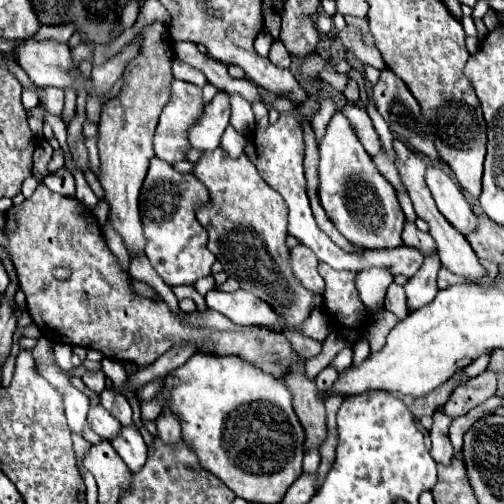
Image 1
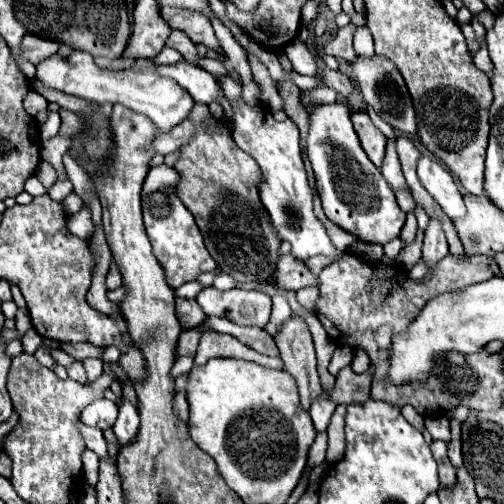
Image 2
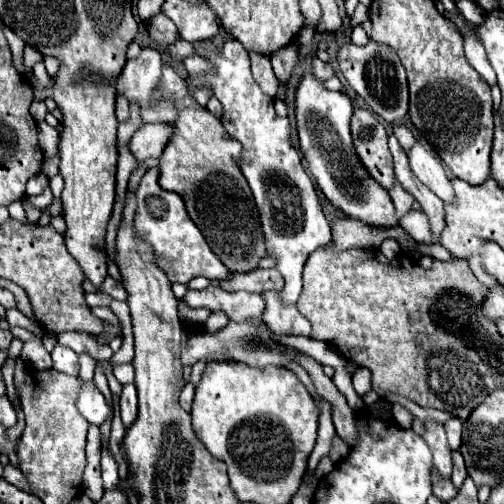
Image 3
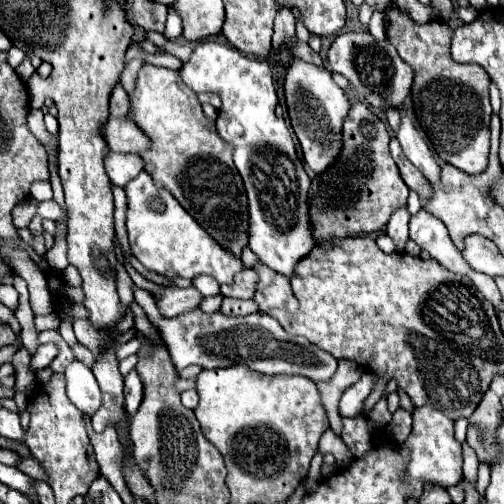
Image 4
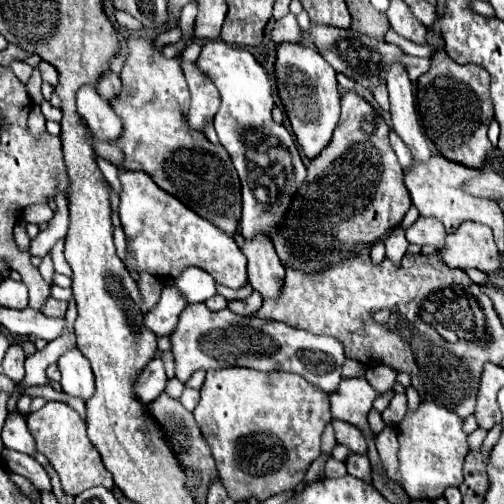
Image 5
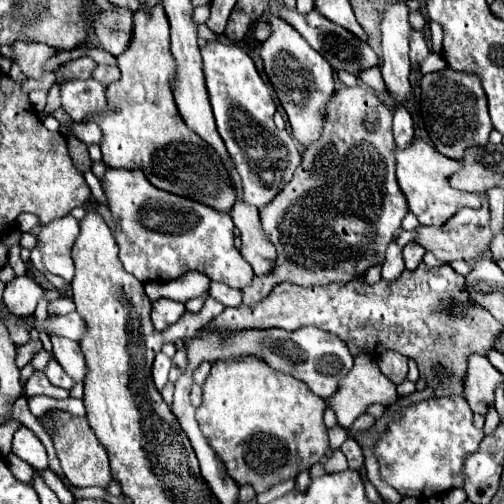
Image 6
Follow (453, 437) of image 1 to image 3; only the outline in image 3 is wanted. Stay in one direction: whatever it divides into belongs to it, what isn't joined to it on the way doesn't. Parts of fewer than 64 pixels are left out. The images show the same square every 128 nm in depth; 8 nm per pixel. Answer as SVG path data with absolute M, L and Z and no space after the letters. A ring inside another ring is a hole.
M456 450L456 452L452 454L452 460L454 460L452 484L454 484L456 488L460 488L460 486L462 486L462 482L464 482L464 478L466 478L466 466L464 466L464 458L462 458L462 454Z

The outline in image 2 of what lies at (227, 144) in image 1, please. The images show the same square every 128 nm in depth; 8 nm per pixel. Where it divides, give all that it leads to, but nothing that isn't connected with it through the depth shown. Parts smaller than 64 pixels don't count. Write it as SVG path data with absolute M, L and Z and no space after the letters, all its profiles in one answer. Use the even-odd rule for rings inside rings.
M186 60L172 66L158 66L156 70L162 76L174 78L194 98L196 104L210 104L218 100L225 109L226 120L232 120L233 112L229 101L220 89L216 78L206 70L188 64Z

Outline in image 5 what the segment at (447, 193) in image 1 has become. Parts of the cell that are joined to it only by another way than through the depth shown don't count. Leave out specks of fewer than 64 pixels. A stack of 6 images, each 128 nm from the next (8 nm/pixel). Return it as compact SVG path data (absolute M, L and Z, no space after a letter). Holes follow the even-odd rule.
M396 60L386 76L388 92L390 92L390 114L392 128L398 136L408 144L414 158L430 158L429 140L420 125L416 114L413 85L408 80L408 72L404 72L404 64Z

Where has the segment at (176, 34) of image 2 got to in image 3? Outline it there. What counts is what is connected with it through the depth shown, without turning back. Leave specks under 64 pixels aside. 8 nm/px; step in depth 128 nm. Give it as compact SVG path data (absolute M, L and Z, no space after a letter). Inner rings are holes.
M162 12L156 14L152 20L146 22L146 30L148 30L148 36L154 44L158 44L160 48L172 44L176 40L176 26L170 18L166 18Z

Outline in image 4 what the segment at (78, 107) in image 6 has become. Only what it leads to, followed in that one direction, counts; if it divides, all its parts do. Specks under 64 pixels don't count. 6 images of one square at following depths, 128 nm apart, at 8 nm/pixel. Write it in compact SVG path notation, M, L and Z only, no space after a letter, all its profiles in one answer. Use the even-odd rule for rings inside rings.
M110 116L102 124L102 136L112 152L124 152L124 154L138 154L150 146L144 132L130 120L130 118L116 118Z

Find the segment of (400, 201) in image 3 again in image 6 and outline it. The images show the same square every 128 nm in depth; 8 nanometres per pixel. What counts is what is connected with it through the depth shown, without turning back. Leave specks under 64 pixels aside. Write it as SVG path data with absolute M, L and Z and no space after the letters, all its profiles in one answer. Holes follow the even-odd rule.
M390 244L388 252L386 252L386 260L382 264L382 280L394 282L394 280L398 280L402 270L404 270L402 252L400 252L400 248L396 244Z

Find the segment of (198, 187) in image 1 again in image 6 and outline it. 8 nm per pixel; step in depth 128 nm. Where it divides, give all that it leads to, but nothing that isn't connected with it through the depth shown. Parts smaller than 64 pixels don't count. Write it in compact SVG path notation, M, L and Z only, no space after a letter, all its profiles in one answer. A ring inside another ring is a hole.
M108 168L100 184L112 210L120 262L142 284L170 282L186 272L202 272L210 280L238 290L252 282L252 266L234 246L234 224L228 212L216 212L196 200L158 190L146 180L142 170Z

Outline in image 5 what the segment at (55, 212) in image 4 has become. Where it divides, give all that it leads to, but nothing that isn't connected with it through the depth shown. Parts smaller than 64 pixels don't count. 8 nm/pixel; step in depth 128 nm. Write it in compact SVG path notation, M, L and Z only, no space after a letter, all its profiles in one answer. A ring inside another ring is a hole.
M34 204L34 206L28 206L28 208L24 210L24 220L26 220L28 224L44 224L44 222L48 222L52 216L54 216L54 212L50 210L48 204Z

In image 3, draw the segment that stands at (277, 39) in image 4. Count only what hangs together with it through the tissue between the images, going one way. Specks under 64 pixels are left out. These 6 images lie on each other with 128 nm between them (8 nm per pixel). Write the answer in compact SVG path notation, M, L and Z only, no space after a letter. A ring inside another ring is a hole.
M292 42L288 46L282 46L278 48L276 52L272 52L270 56L270 62L272 62L272 68L274 68L274 74L278 76L278 80L286 82L292 74L292 68L298 60L298 44Z

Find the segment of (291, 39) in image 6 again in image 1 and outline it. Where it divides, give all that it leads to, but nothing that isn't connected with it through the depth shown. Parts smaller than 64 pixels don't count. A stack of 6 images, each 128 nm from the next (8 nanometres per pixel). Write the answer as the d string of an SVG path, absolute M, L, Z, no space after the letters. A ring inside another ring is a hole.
M334 112L320 142L318 198L326 216L354 246L374 250L396 248L402 244L400 234L404 228L404 212L396 198L396 190L378 172L342 112Z

